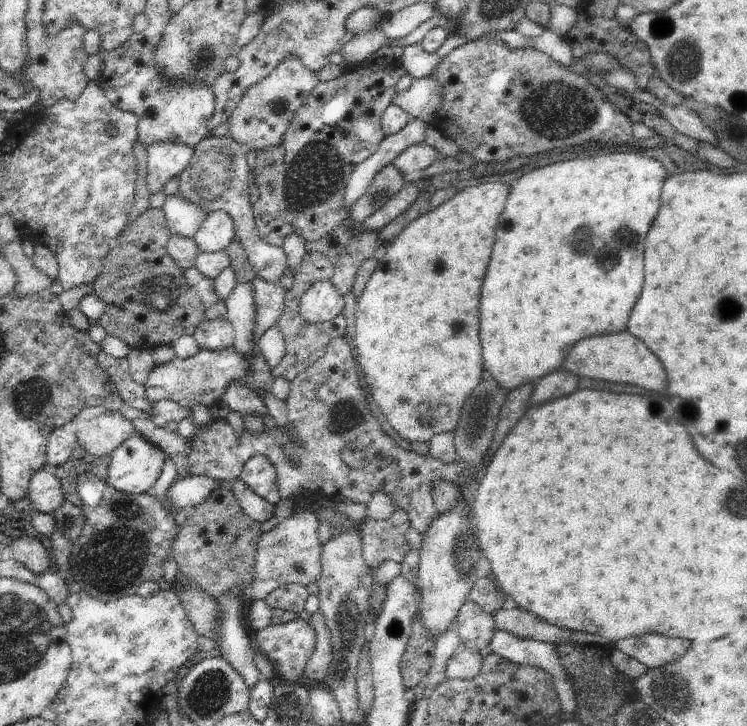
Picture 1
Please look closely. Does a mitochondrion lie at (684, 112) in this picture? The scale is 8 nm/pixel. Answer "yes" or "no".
no

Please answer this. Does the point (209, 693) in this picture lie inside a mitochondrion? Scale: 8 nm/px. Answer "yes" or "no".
yes

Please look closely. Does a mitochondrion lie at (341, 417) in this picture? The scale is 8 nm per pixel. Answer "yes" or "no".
yes

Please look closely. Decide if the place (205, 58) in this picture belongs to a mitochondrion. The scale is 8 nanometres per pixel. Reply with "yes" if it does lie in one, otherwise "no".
yes

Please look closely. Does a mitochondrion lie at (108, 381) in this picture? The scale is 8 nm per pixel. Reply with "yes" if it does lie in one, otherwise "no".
no

